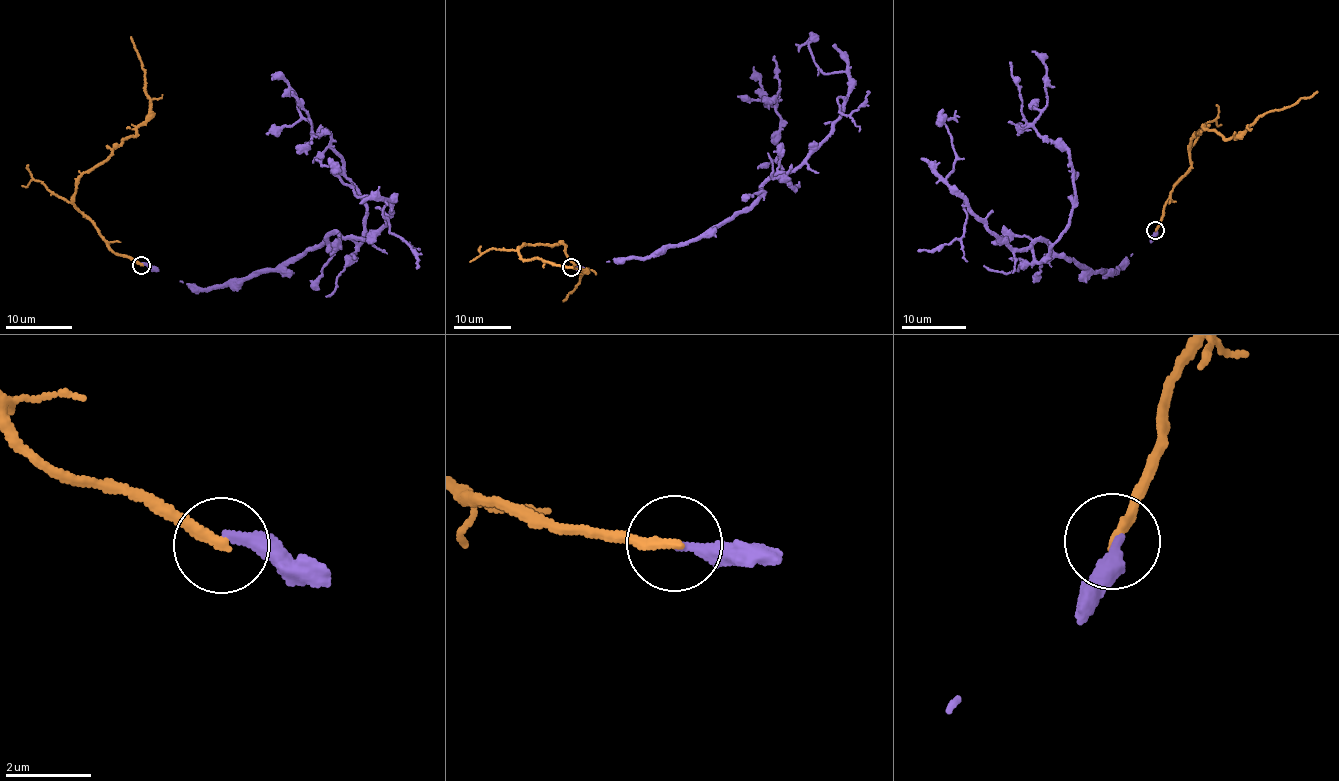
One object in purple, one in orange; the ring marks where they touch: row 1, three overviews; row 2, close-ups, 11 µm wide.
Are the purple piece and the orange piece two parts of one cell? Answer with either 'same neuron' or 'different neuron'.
different neuron

